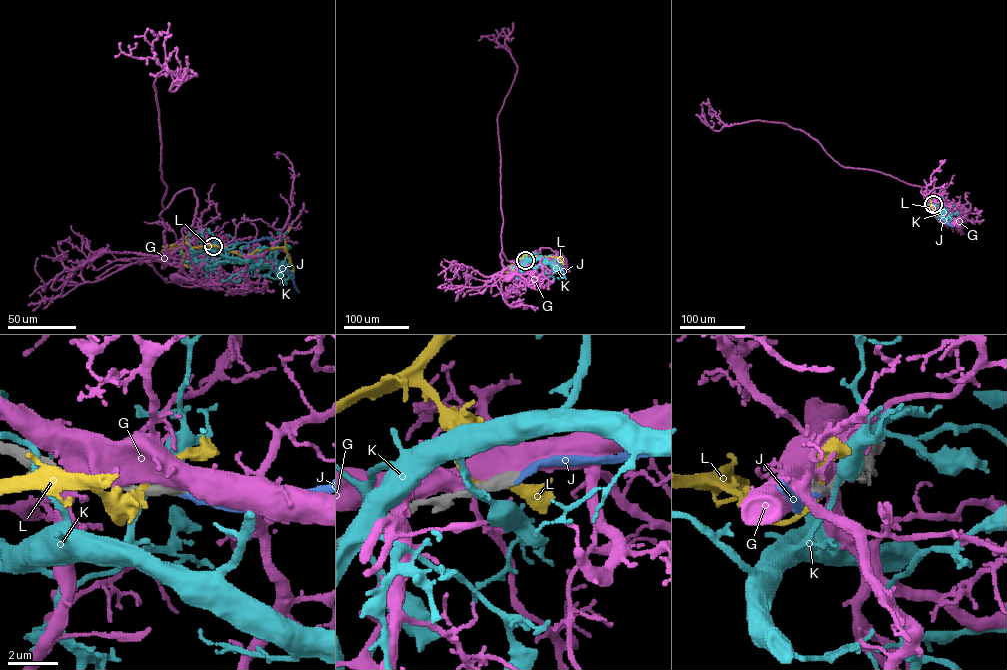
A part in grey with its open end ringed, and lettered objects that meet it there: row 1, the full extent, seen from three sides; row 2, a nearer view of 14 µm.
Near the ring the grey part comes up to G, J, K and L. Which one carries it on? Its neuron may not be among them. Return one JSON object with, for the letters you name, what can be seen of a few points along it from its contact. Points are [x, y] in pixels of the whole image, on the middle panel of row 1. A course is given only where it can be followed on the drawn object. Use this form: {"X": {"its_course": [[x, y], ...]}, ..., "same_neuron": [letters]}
{"J": {"its_course": [[525, 260], [550, 257], [562, 269], [566, 279]]}, "same_neuron": ["J"]}

